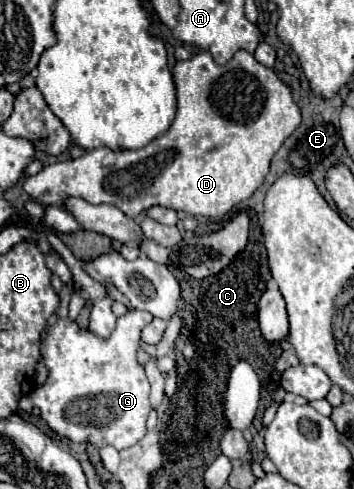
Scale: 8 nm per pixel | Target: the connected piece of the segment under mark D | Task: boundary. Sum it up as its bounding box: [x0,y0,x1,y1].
[23,51,301,219]

